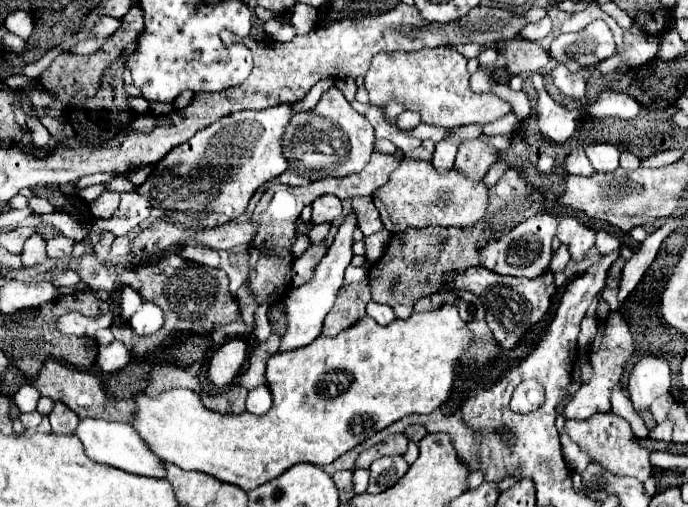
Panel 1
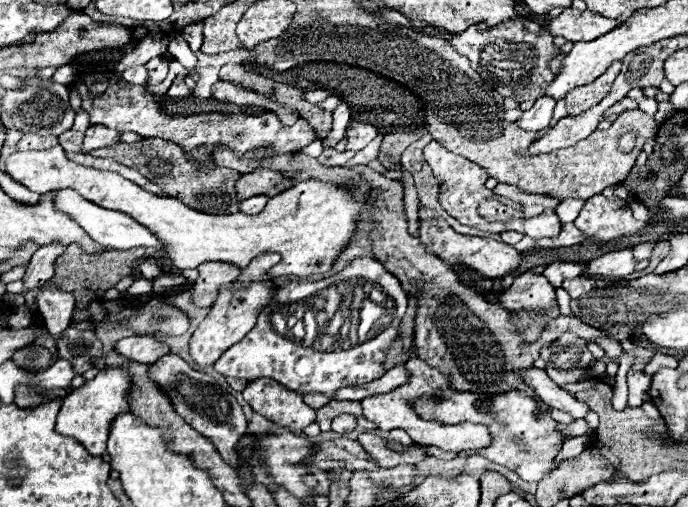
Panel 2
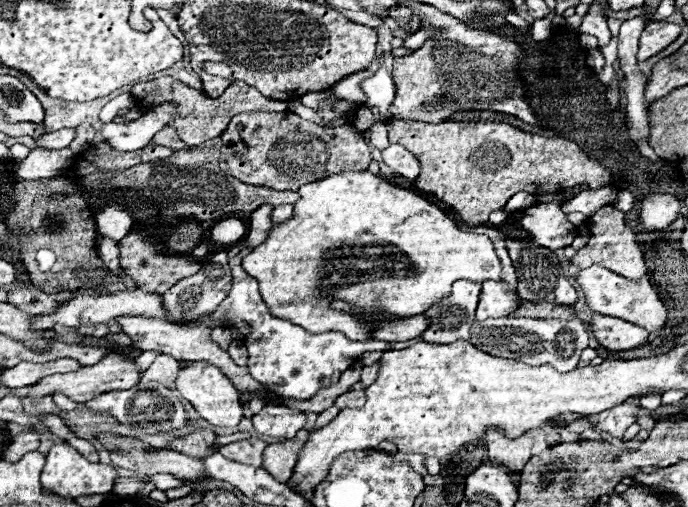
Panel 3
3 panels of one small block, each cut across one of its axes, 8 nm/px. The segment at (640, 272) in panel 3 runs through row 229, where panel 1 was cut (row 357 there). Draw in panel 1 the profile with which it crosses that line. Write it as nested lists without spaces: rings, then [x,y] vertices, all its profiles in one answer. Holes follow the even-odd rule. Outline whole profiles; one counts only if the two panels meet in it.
[[[610,312],[610,316],[606,320],[600,320],[600,328],[598,334],[592,342],[590,348],[590,364],[592,364],[592,378],[590,382],[582,384],[580,390],[572,396],[572,400],[564,406],[564,418],[568,420],[586,420],[598,412],[610,412],[610,388],[620,380],[624,364],[628,362],[628,358],[634,352],[634,340],[630,334],[628,324],[624,322],[624,318],[620,316],[620,312]]]

